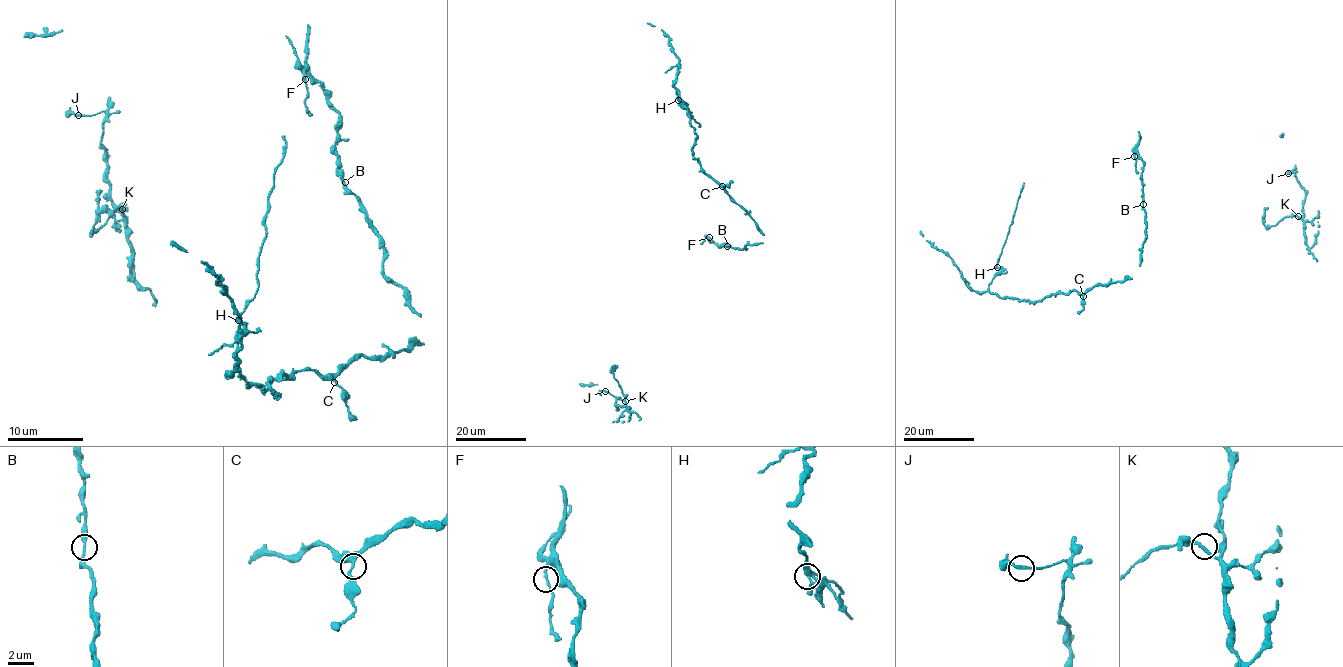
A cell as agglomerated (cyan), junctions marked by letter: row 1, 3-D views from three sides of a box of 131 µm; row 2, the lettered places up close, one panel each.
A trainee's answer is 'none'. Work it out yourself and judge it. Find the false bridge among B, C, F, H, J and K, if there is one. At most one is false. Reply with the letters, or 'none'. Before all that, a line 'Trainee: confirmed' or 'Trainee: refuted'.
Trainee: refuted
H

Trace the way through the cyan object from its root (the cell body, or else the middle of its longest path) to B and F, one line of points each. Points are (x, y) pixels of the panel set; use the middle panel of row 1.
B: (747, 245), (745, 248), (727, 246)
F: (747, 245), (745, 248), (718, 246), (709, 237)

